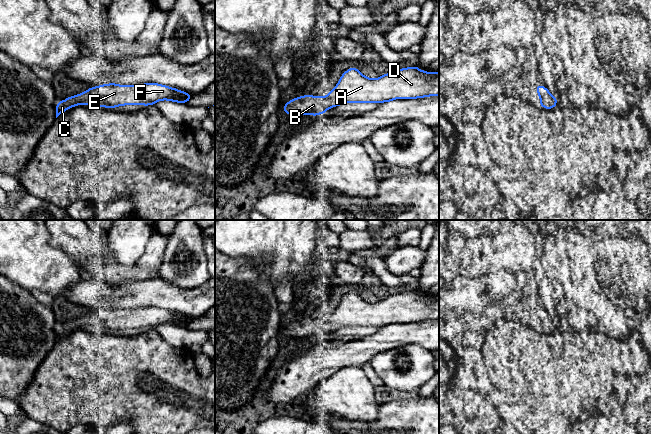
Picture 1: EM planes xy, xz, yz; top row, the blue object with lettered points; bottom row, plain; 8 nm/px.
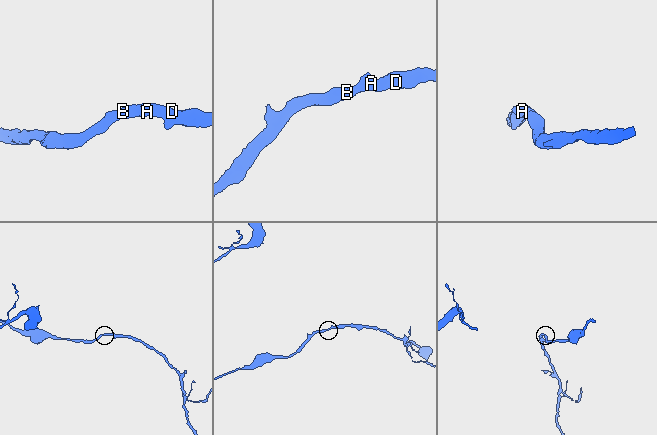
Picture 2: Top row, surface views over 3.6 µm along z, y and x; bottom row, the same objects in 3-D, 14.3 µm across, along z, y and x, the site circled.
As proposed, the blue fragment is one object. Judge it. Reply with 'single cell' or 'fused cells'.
single cell

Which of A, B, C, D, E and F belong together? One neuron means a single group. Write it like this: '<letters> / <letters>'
A B C D E F

